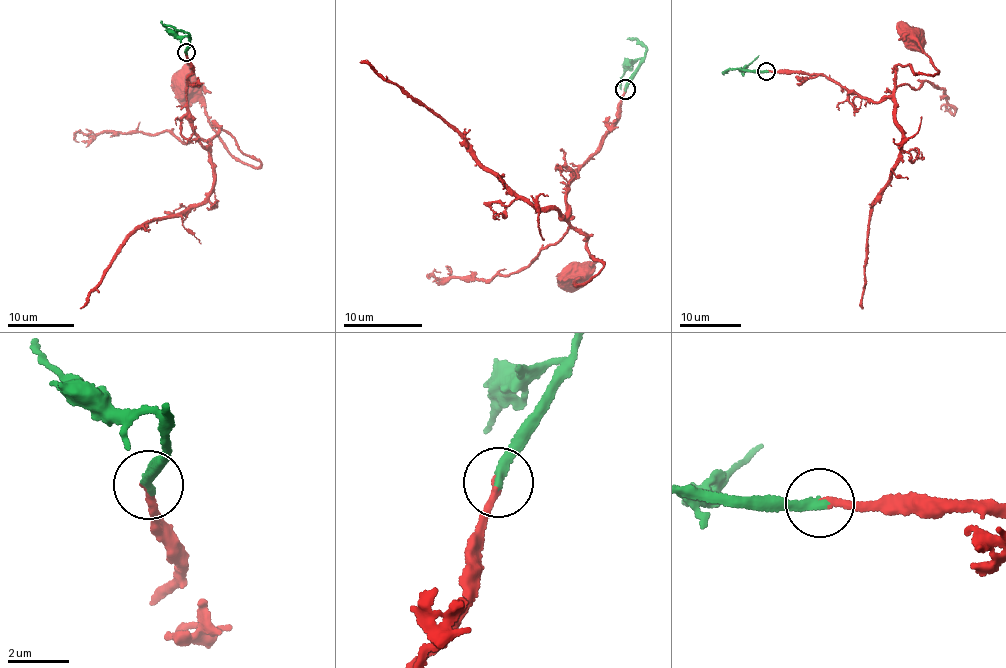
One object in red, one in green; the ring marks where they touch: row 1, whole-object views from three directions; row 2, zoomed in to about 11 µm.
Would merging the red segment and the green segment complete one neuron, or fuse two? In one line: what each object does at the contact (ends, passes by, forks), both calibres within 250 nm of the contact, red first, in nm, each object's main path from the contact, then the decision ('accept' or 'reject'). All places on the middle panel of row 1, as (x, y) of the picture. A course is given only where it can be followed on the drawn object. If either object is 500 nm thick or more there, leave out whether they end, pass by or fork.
red ends there; green ends there; 240 nm thick on the red side, 320 nm on the other; red runs (626, 89), (619, 120), (566, 195), (571, 224), (588, 238), (589, 254), (603, 268), (580, 287), (572, 276); green runs (626, 89), (639, 59), (634, 60), (625, 70), (619, 88); accept

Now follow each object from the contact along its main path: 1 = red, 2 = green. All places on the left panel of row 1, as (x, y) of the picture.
1: (186, 51), (194, 67), (187, 104), (201, 144), (211, 144), (216, 122), (261, 163), (228, 151), (186, 90)
2: (186, 51), (189, 44), (185, 37), (181, 38), (160, 21)

